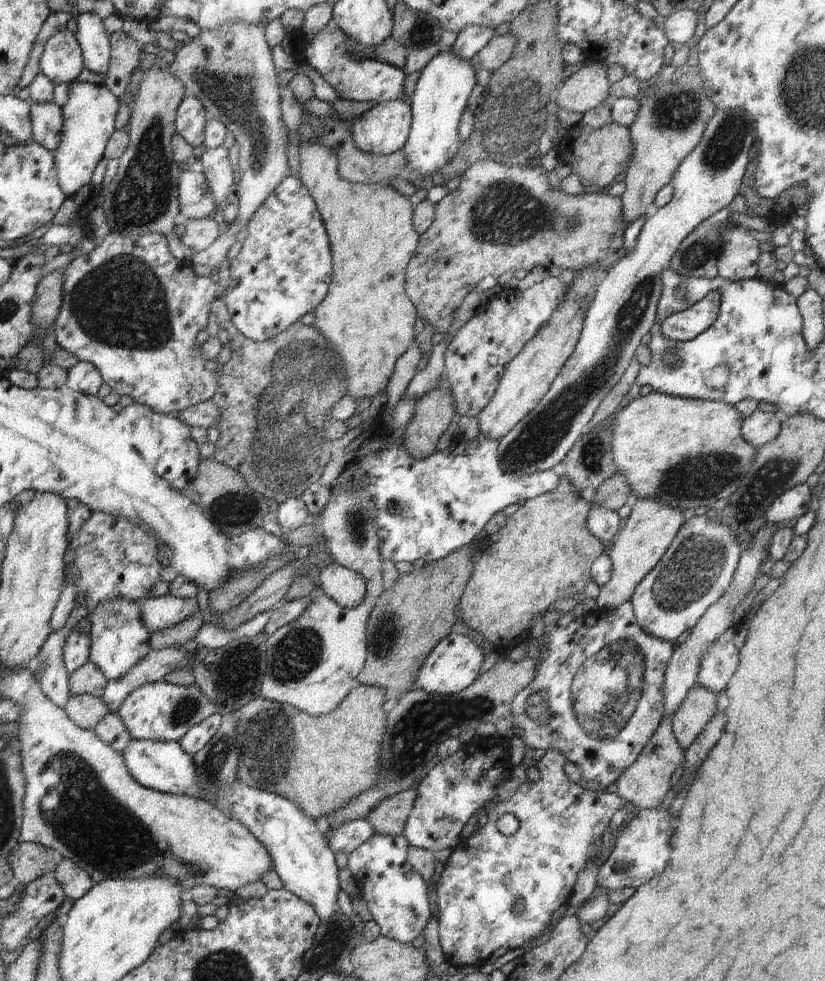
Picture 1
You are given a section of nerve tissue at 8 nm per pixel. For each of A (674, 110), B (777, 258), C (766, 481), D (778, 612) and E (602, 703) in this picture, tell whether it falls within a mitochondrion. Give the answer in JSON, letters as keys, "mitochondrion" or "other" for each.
{"A":"mitochondrion","B":"other","C":"mitochondrion","D":"other","E":"mitochondrion"}

